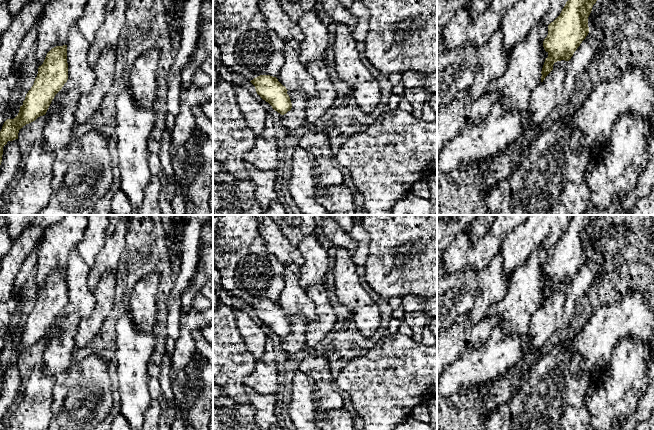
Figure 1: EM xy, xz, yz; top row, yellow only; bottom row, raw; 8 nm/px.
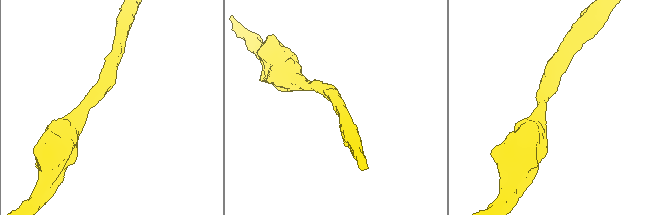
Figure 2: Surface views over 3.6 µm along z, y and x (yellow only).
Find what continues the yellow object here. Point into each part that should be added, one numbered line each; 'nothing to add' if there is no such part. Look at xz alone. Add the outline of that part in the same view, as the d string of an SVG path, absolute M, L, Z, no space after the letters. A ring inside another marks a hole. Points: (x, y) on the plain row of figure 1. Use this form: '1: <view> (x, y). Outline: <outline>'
nothing to add

